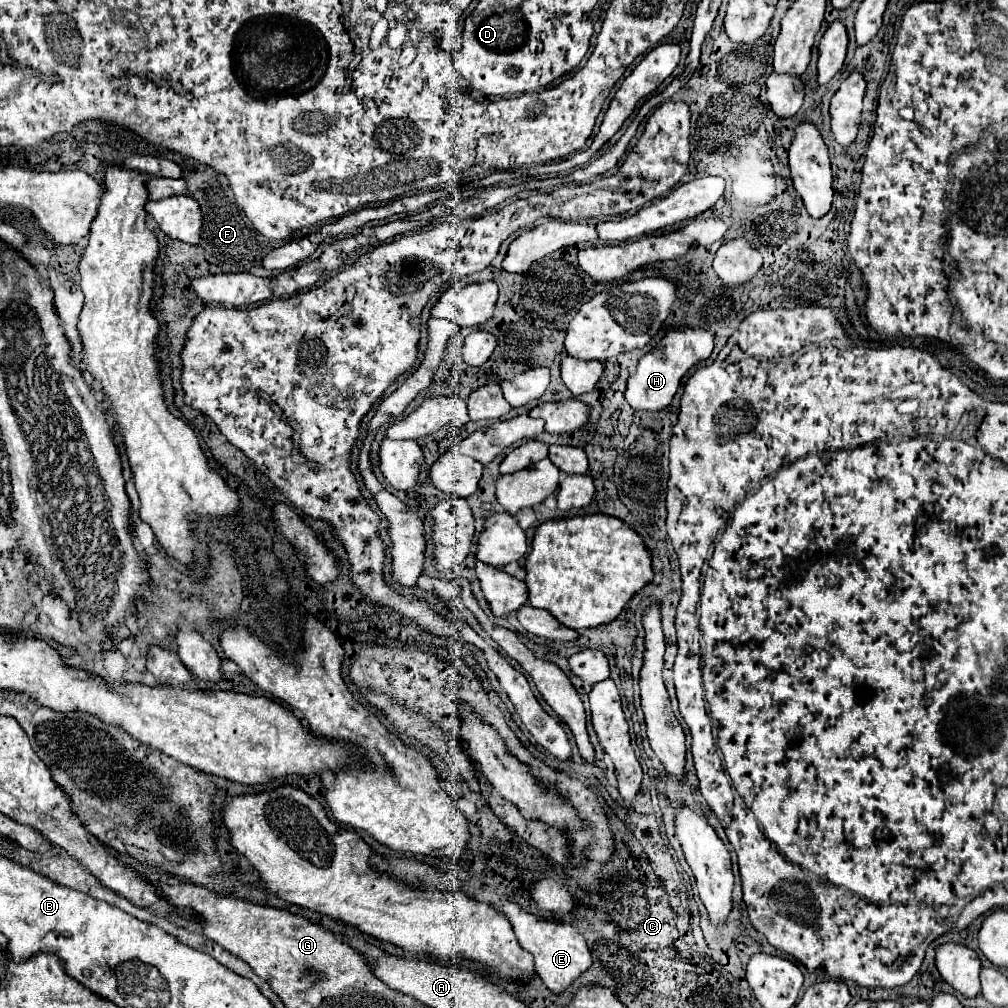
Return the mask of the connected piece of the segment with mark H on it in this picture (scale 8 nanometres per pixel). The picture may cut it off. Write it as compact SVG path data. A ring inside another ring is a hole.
M678 328L678 330L670 330L658 348L654 348L652 352L644 354L638 362L636 368L636 376L628 378L628 388L626 388L626 402L634 408L634 410L646 410L646 412L658 412L670 406L674 394L678 392L680 380L682 376L696 366L698 362L706 360L712 354L714 342L712 342L712 334L708 330L702 328Z

